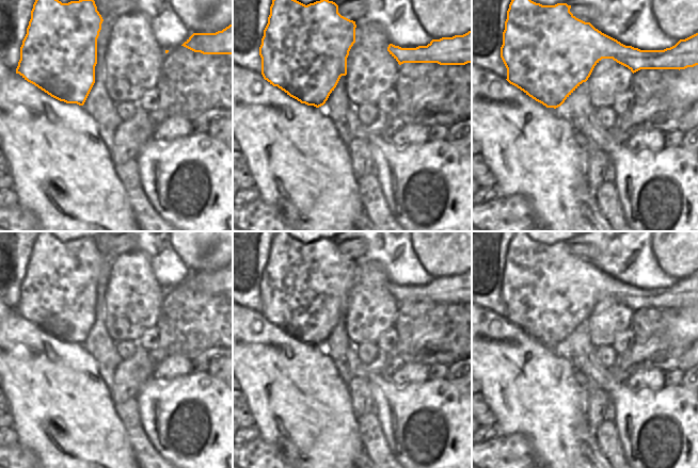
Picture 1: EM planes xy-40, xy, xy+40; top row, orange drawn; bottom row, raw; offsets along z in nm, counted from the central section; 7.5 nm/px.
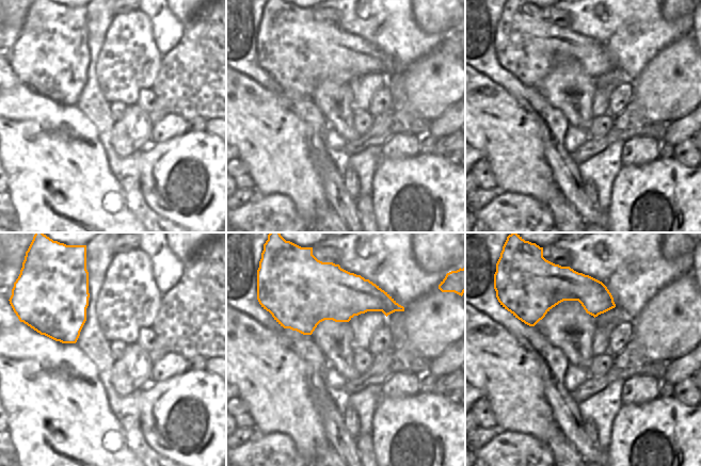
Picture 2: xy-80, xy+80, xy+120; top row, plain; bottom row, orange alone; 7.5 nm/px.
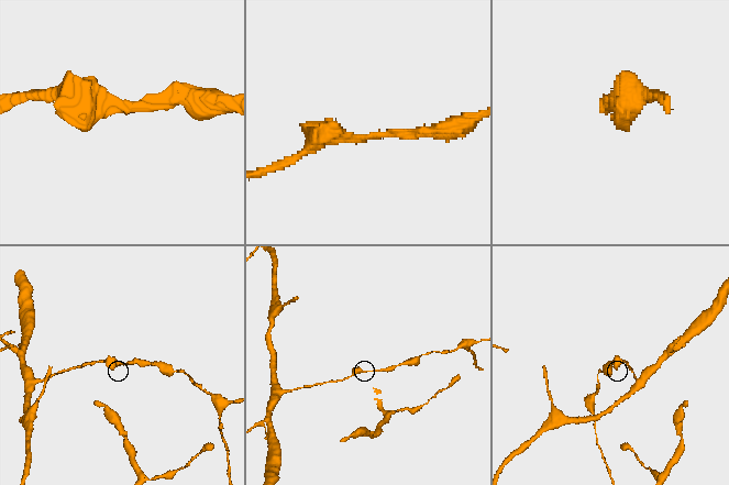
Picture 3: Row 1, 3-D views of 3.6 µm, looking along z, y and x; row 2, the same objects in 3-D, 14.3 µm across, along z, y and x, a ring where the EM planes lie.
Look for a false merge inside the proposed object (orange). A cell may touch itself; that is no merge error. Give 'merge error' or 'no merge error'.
no merge error

